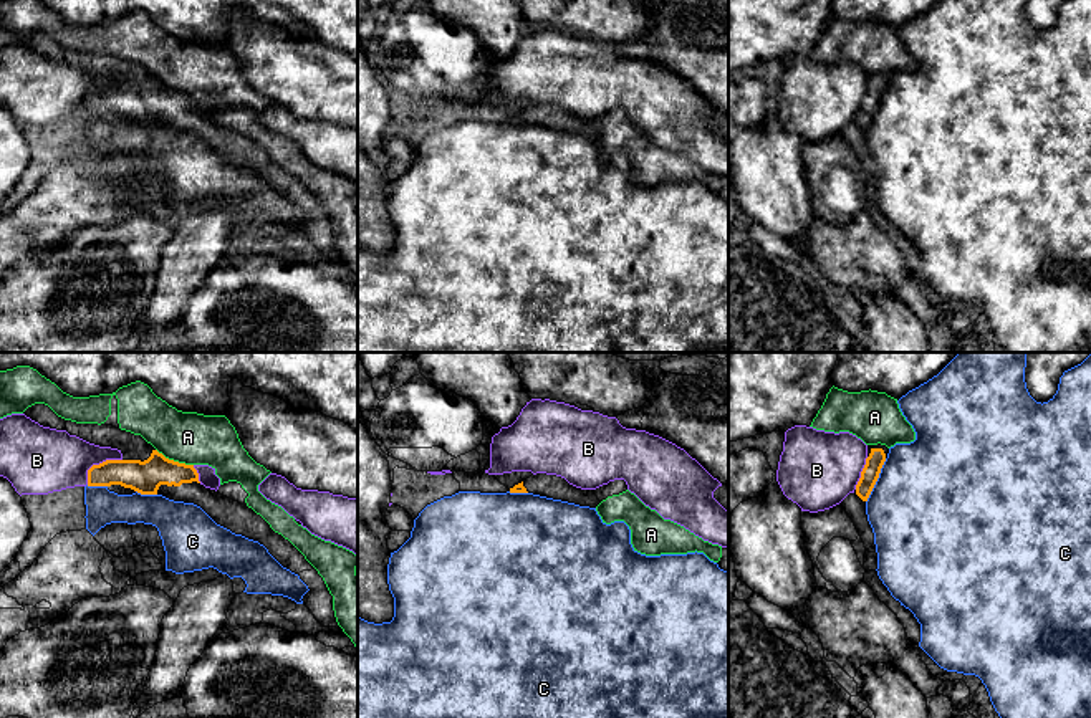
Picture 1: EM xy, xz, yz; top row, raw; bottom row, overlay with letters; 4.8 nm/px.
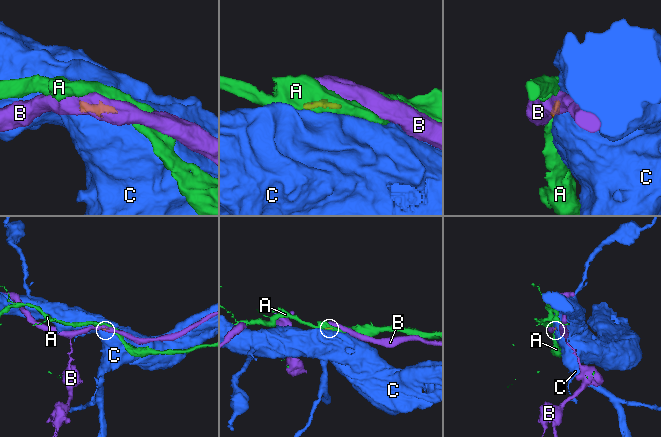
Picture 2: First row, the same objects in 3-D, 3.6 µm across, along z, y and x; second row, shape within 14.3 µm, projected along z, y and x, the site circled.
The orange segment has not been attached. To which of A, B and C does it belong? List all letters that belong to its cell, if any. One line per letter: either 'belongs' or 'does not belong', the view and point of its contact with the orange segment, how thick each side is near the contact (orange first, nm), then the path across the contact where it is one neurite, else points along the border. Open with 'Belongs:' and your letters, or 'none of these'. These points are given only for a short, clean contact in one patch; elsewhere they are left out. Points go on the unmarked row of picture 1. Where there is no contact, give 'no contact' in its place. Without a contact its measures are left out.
Belongs: none of these
A: does not belong | xy (173, 90) | 160/260 nm | along xy (156, 78), (169, 88), (192, 95)
B: does not belong | xy (100, 93) | 160/300 nm
C: does not belong | yz (876, 110) | 90/500 nm

